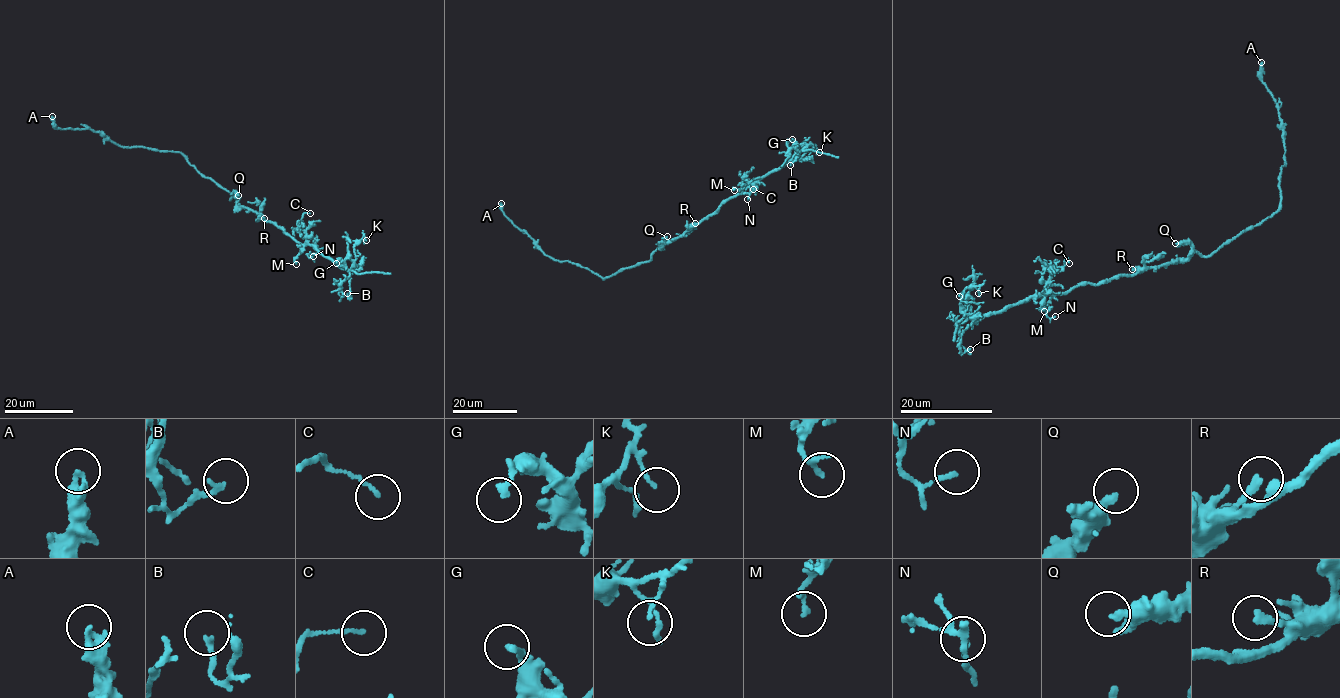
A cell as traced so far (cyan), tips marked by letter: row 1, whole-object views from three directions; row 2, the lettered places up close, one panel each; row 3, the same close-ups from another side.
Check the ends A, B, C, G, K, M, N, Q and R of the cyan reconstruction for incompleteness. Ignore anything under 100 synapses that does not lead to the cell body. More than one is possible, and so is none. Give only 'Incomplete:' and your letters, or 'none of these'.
Incomplete: none of these

